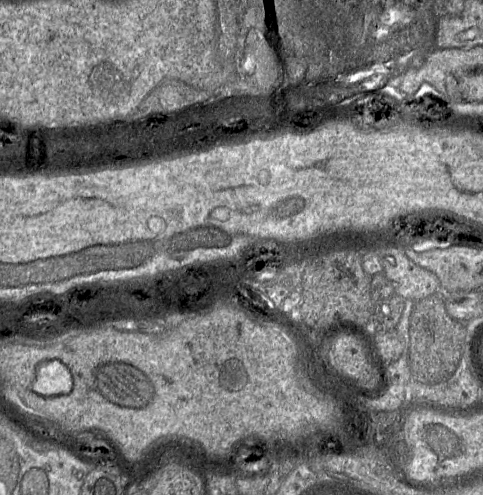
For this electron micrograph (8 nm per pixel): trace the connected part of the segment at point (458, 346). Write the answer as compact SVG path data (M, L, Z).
M441 293L416 301L410 316L408 358L412 378L424 384L437 384L455 372L465 350L465 325L450 317Z

